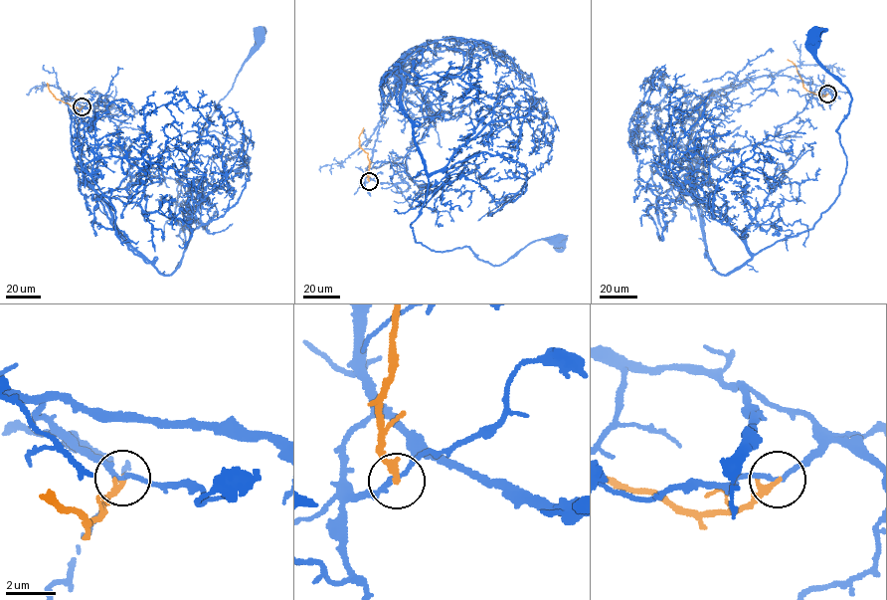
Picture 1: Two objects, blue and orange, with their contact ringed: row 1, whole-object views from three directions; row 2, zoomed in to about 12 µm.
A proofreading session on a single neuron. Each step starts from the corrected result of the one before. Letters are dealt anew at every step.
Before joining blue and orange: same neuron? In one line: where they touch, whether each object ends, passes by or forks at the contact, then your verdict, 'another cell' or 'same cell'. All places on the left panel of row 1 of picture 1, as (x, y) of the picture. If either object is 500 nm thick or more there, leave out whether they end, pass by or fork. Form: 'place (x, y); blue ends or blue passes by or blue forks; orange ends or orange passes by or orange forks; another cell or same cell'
place (82, 106); blue passes by; orange ends; another cell

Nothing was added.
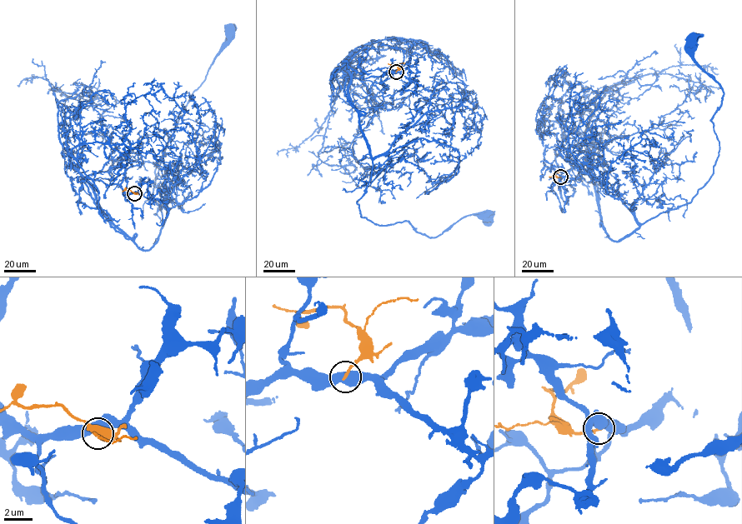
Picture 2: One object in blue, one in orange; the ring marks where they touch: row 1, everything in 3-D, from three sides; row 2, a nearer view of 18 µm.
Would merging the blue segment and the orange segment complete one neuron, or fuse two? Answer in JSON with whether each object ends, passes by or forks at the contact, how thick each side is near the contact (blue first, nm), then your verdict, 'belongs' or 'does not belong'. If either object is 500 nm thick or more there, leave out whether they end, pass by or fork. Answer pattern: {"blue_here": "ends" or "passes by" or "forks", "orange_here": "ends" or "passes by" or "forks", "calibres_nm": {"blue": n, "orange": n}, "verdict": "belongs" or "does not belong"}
{"calibres_nm": {"blue": 650, "orange": 170}, "verdict": "does not belong"}

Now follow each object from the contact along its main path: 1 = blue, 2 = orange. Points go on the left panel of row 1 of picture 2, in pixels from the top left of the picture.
1: (134, 193), (87, 178), (106, 217), (148, 250), (162, 225), (152, 193), (157, 162), (228, 30)
2: (134, 193), (129, 190), (122, 191)

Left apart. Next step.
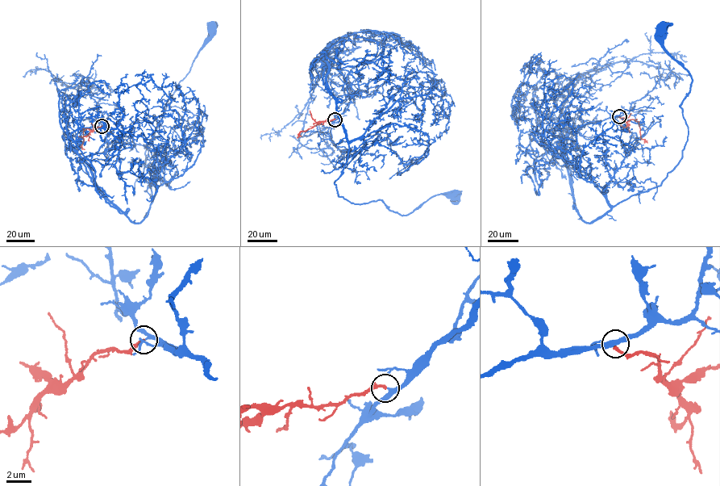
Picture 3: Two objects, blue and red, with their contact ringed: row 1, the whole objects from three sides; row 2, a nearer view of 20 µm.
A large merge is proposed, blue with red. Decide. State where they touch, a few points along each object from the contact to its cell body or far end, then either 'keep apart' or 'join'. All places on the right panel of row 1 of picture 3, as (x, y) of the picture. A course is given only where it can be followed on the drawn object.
at (619, 116); blue runs (619, 116), (560, 144), (585, 222), (659, 185), (682, 157), (692, 81), (662, 27); red runs (619, 116), (626, 122), (634, 119), (638, 122), (640, 137), (644, 143); join

